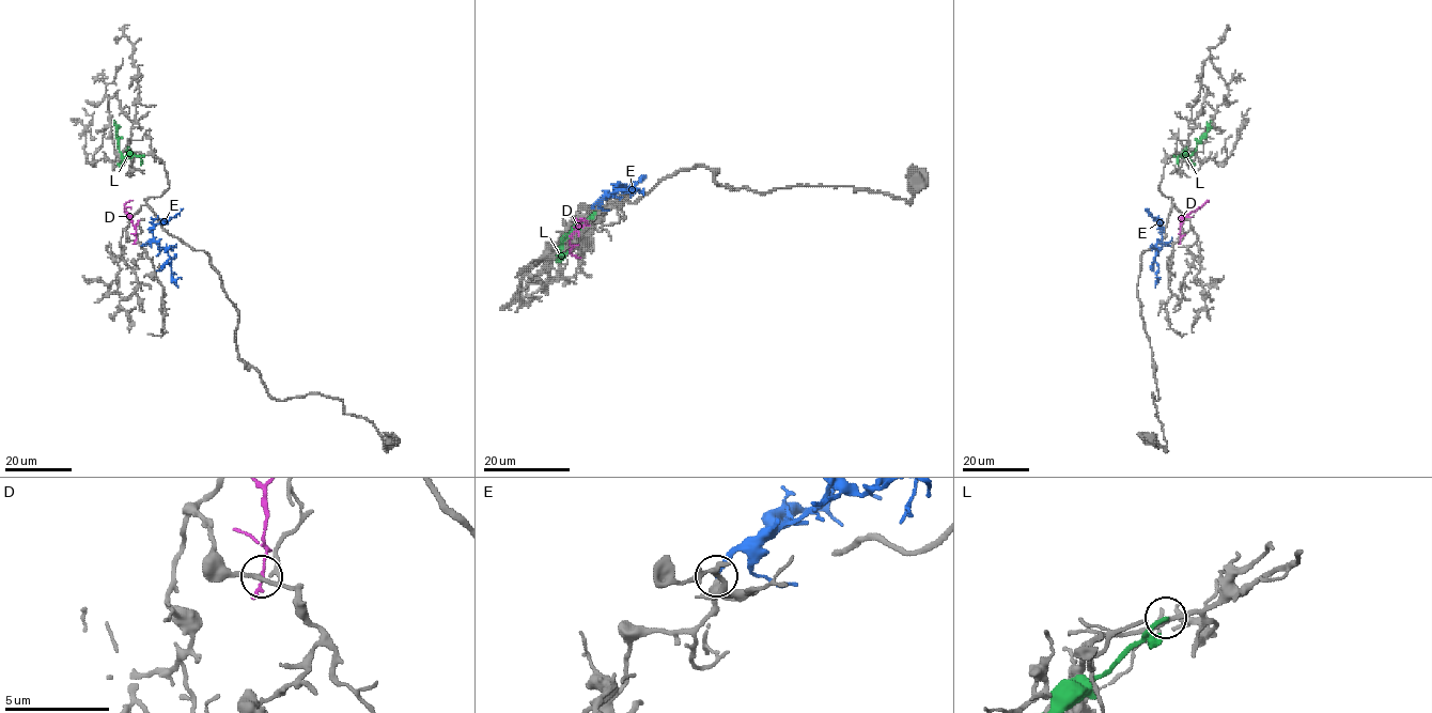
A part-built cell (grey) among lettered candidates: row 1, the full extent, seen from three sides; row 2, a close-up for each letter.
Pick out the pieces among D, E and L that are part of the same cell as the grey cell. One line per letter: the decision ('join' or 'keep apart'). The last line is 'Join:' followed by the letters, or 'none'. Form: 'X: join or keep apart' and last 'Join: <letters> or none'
D: keep apart
E: join
L: keep apart
Join: E

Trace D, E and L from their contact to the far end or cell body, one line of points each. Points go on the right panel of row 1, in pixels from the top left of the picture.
D: (1180, 241), (1181, 219), (1209, 200)
E: (1170, 245), (1160, 241), (1155, 246), (1154, 262), (1157, 265), (1154, 287)
L: (1173, 155), (1185, 154), (1189, 158), (1207, 130), (1210, 120)

